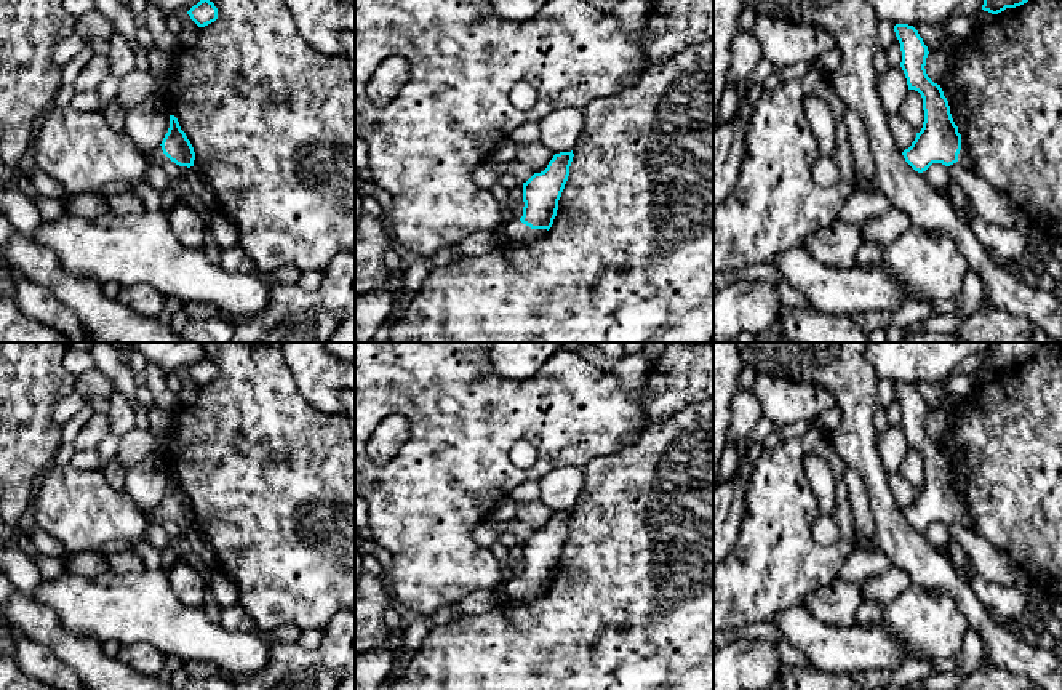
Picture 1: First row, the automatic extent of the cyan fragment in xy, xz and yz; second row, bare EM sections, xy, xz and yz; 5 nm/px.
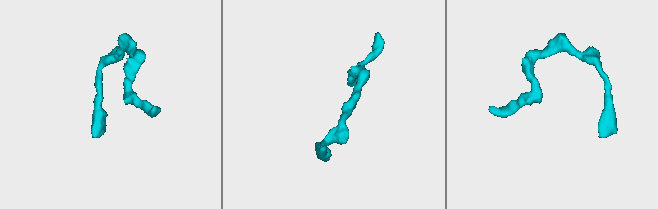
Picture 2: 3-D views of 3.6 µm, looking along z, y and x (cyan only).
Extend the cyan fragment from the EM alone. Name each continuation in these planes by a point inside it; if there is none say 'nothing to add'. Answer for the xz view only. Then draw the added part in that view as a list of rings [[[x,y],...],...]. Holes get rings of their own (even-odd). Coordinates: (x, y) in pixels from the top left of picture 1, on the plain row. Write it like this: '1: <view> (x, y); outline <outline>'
1: xz (514, 593); outline [[[515,578],[510,583],[505,583],[499,591],[499,602],[504,604],[528,604],[537,600],[547,592],[547,588],[531,588],[529,584],[523,583],[520,578]]]

